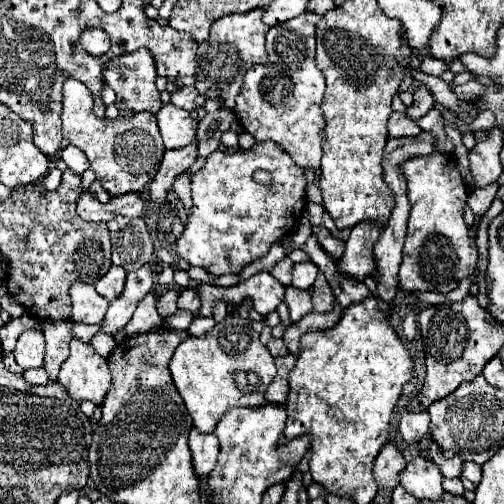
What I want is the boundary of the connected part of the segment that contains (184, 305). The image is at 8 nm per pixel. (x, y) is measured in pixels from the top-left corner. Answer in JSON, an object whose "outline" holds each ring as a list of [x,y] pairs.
{"outline":[[[181,290],[179,292],[179,298],[177,298],[177,308],[179,310],[187,310],[191,312],[193,316],[197,316],[199,308],[201,308],[201,300],[199,300],[199,294],[195,290]]]}

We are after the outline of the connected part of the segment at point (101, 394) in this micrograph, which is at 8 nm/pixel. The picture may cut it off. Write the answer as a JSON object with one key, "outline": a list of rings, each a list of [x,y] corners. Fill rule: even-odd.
{"outline":[[[73,338],[71,340],[71,354],[61,364],[61,370],[59,370],[59,384],[67,390],[67,394],[73,400],[77,400],[77,402],[89,400],[99,406],[111,388],[111,372],[107,368],[107,360],[101,358],[91,344],[85,344],[85,342]]]}

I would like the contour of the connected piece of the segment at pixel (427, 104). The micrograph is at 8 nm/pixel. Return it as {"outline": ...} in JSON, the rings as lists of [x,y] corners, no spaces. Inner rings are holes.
{"outline":[[[417,84],[415,86],[415,96],[413,96],[413,106],[407,108],[407,116],[411,116],[411,120],[419,120],[421,116],[425,116],[431,108],[435,106],[431,92],[423,86]]]}

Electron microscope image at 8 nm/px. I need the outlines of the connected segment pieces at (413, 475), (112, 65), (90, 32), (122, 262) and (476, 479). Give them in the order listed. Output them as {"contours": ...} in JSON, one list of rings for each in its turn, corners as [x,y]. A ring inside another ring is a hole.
{"contours":[[[[415,458],[413,462],[409,462],[401,474],[401,486],[417,500],[441,500],[441,496],[445,494],[441,480],[443,476],[439,468],[423,458]]],[[[139,48],[125,56],[115,56],[115,60],[109,60],[103,68],[103,80],[115,90],[115,106],[119,108],[121,116],[133,116],[137,112],[159,112],[163,102],[159,100],[155,78],[155,60],[151,58],[151,52],[147,52],[147,48]]],[[[87,28],[81,34],[81,46],[89,54],[103,54],[109,50],[109,36],[99,28]]],[[[117,216],[107,222],[111,230],[111,244],[113,244],[113,264],[123,266],[127,272],[153,262],[153,240],[149,234],[149,228],[143,218],[127,218],[127,216]]],[[[467,462],[461,476],[467,478],[467,480],[471,480],[473,484],[479,484],[481,482],[481,466],[479,464],[473,464],[473,462]]]]}

